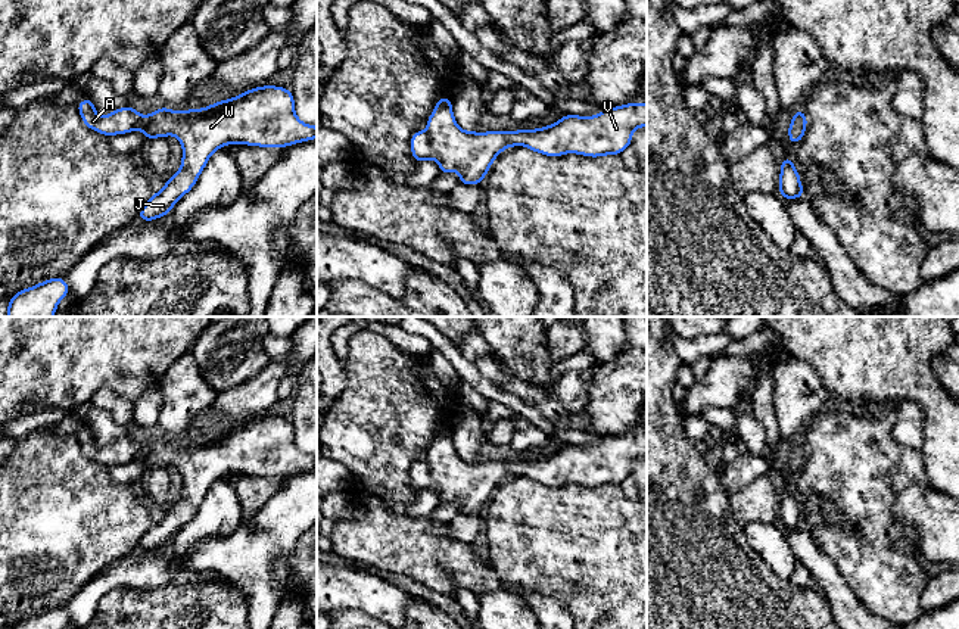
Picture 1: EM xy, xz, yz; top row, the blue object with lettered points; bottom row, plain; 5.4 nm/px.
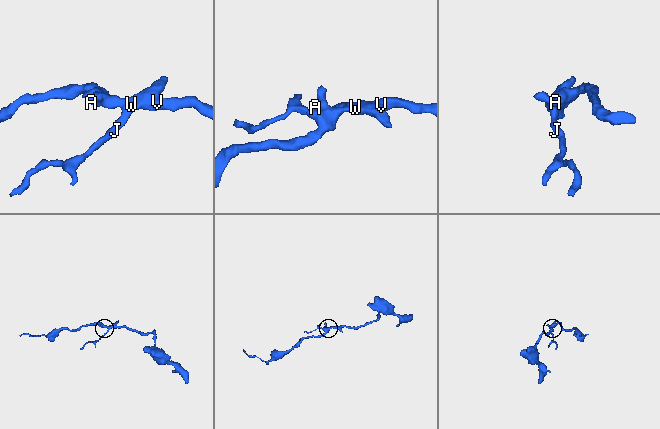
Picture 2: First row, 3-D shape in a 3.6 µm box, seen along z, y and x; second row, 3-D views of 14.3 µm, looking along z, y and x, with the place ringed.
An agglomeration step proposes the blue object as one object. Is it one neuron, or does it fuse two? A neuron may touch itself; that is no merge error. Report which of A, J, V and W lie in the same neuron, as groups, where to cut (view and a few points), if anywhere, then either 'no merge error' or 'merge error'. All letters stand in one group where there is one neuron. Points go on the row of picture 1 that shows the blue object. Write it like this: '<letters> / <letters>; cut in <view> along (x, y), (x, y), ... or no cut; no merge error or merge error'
A J V W; no cut; no merge error

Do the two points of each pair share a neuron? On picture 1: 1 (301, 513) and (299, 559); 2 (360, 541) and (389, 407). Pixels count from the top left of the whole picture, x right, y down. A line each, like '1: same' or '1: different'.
1: different
2: same

